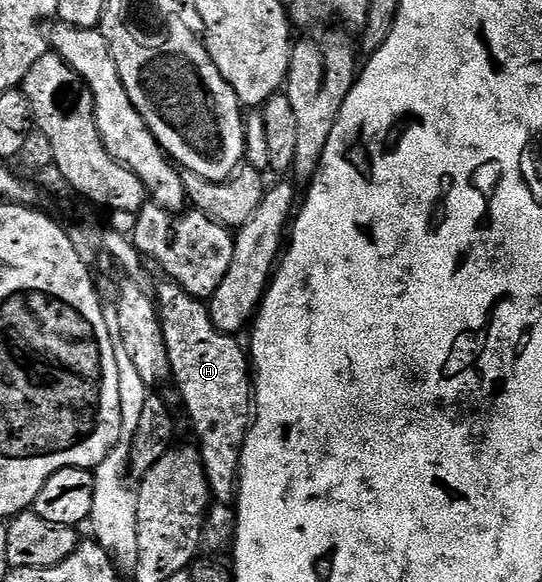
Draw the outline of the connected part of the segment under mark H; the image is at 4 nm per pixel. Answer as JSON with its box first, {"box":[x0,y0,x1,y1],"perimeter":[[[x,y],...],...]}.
{"box":[155,279,255,506],"perimeter":[[[162,279],[155,288],[155,300],[157,302],[157,310],[161,316],[163,323],[163,339],[167,339],[167,355],[171,359],[171,371],[173,376],[171,378],[172,384],[177,384],[177,393],[181,396],[181,401],[185,404],[185,413],[189,416],[189,421],[193,424],[193,429],[197,432],[199,448],[201,451],[201,459],[205,462],[205,474],[209,476],[209,492],[212,500],[217,501],[221,505],[232,506],[237,496],[237,478],[241,472],[241,452],[245,446],[245,436],[249,433],[251,424],[251,410],[254,408],[255,402],[253,399],[253,386],[251,384],[251,358],[247,352],[246,346],[237,342],[236,336],[219,331],[215,327],[215,323],[211,323],[211,315],[209,314],[208,304],[200,297],[192,297],[187,291],[183,291],[183,287],[179,287],[179,283]]]}

